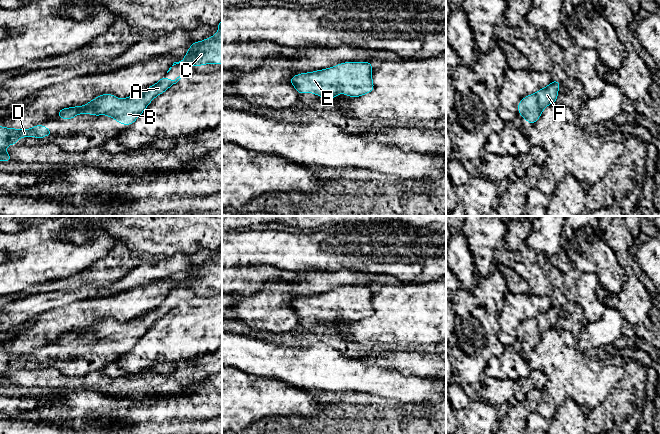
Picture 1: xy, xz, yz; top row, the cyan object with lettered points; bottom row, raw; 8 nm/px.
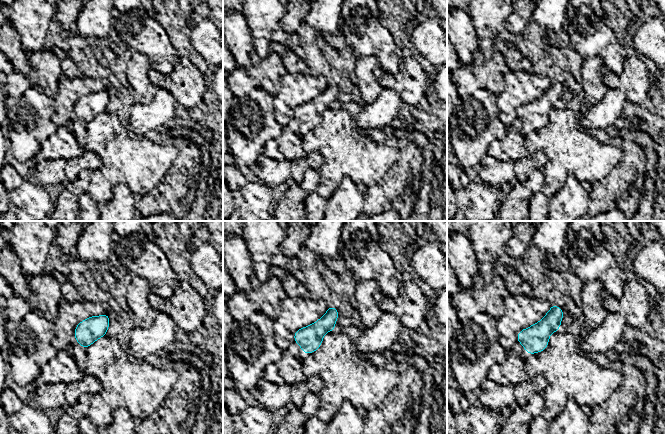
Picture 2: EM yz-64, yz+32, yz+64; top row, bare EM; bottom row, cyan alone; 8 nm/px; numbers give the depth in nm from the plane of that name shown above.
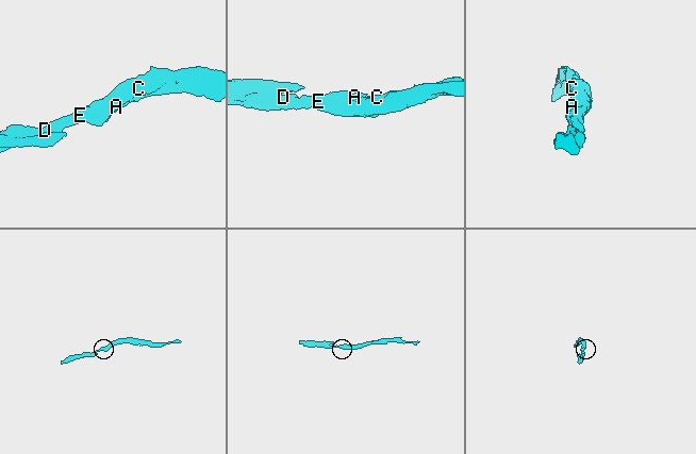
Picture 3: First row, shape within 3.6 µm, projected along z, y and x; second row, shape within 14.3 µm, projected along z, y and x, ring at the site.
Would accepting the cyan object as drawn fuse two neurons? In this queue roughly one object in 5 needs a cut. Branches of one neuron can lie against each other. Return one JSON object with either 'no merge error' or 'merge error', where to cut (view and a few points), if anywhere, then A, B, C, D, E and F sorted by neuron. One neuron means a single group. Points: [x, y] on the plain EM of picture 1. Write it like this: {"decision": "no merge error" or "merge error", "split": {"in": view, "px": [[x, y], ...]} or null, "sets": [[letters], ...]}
{"decision": "no merge error", "split": null, "sets": [["A", "B", "C", "D", "E", "F"]]}

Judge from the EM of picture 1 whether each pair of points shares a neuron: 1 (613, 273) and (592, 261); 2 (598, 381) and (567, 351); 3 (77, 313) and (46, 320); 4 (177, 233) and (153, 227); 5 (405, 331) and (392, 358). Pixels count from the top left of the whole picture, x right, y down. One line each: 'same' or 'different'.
1: same
2: same
3: same
4: same
5: different

